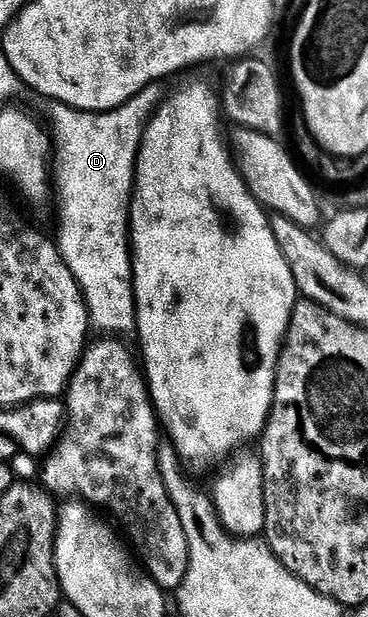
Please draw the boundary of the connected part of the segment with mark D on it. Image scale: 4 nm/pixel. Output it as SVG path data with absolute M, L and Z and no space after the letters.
M150 85L142 87L137 94L126 99L120 107L115 107L111 111L76 111L74 107L70 111L61 111L61 119L57 119L57 132L52 135L55 146L51 151L51 187L55 192L55 203L57 199L57 235L55 242L61 251L63 261L67 269L75 277L79 285L81 295L85 299L85 308L89 310L89 321L94 328L101 331L110 331L113 335L125 335L137 330L137 299L133 296L133 257L131 254L131 244L129 241L129 204L133 194L133 176L137 169L137 150L141 148L141 136L158 105L162 102L160 86Z

